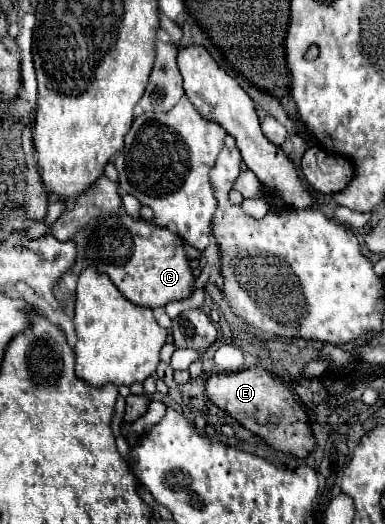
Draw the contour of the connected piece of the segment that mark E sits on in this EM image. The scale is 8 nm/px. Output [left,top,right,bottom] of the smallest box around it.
[205,367,315,459]

